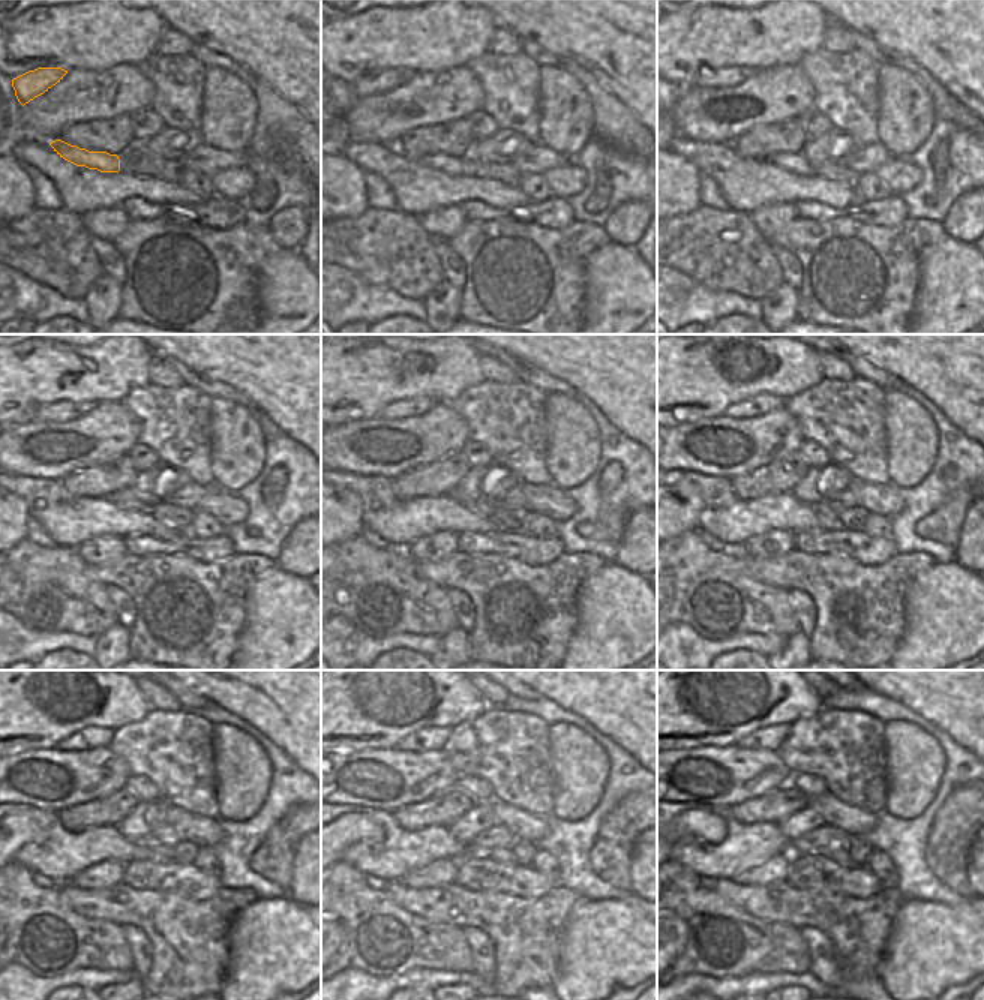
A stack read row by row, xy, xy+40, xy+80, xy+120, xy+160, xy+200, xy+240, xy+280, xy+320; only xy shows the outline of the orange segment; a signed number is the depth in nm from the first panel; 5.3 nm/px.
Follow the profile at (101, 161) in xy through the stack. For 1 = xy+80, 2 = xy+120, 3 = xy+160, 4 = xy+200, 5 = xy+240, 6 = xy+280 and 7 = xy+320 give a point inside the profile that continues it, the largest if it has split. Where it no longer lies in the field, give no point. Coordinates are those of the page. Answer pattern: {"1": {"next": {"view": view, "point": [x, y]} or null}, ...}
{"1": {"next": {"view": "xy+80", "point": [797, 164]}}, "2": {"next": {"view": "xy+120", "point": [125, 498]}}, "3": {"next": {"view": "xy+160", "point": [483, 508]}}, "4": {"next": {"view": "xy+200", "point": [827, 516]}}, "5": {"next": {"view": "xy+240", "point": [155, 853]}}, "6": {"next": {"view": "xy+280", "point": [504, 855]}}, "7": {"next": {"view": "xy+320", "point": [837, 853]}}}

